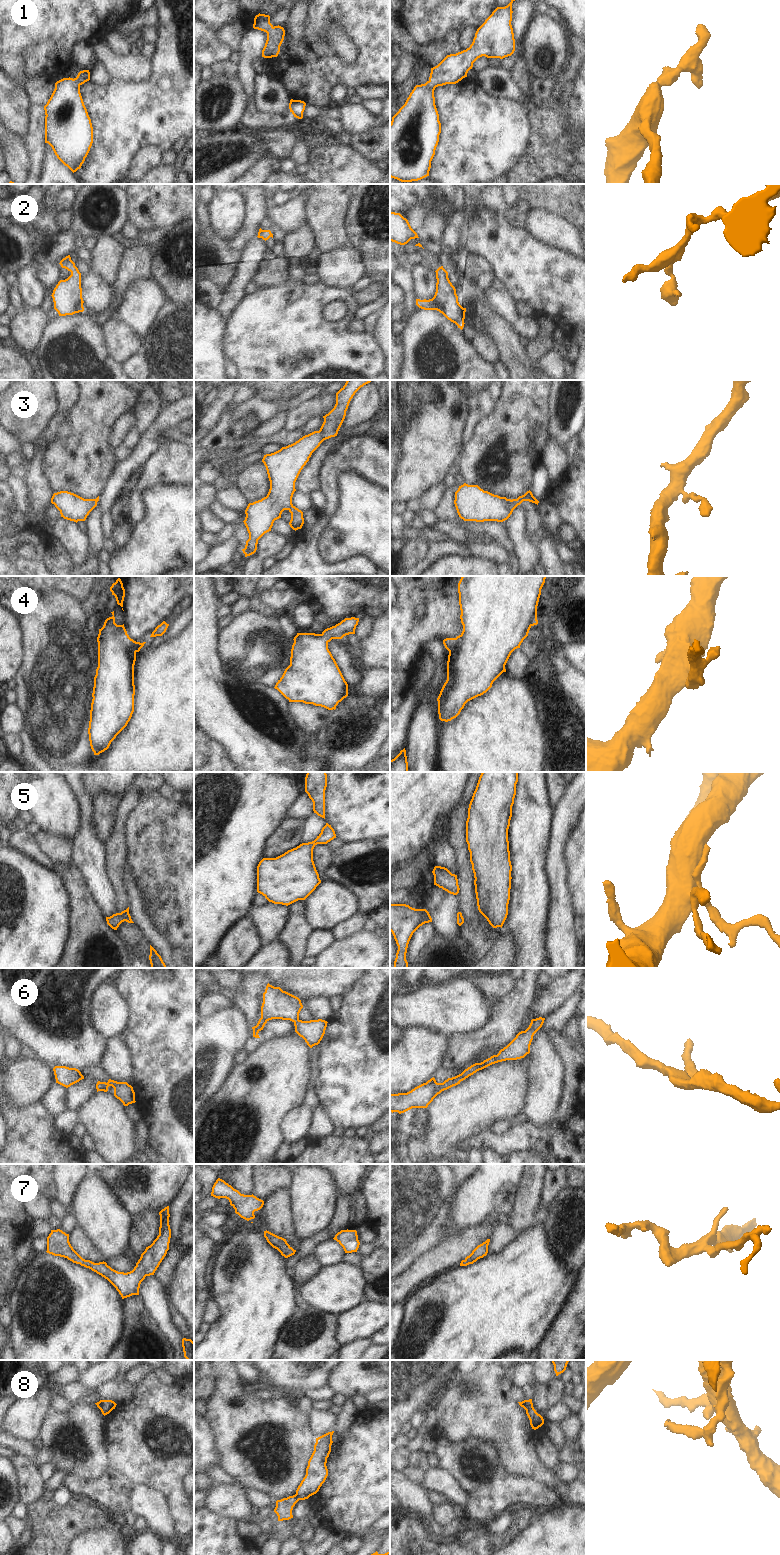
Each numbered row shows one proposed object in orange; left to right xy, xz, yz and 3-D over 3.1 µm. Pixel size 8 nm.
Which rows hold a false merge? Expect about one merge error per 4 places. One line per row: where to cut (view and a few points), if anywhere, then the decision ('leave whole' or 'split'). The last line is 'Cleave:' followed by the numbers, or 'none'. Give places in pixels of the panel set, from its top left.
1: cut none; leave whole
2: cut none; leave whole
3: cut none; leave whole
4: cut none; leave whole
5: cut none; leave whole
6: cut none; leave whole
7: cut none; leave whole
8: cut xz (295, 1494), (300, 1499); split
Cleave: 8

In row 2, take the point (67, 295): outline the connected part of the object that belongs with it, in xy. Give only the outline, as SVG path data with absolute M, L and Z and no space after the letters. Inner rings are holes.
M70 255L63 258L59 264L62 268L70 271L71 275L65 280L60 280L54 288L51 295L54 309L58 312L59 316L83 312L84 301L82 298L81 273L71 260Z

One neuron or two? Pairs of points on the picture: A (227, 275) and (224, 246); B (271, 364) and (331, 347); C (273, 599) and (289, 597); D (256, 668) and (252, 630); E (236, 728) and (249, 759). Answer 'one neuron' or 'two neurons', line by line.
A: one neuron
B: one neuron
C: one neuron
D: one neuron
E: one neuron

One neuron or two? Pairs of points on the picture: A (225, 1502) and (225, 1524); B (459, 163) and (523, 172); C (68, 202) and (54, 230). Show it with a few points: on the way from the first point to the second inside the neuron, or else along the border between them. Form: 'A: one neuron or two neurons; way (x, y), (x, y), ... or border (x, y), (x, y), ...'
A: two neurons; border (205, 1506), (215, 1513), (226, 1515), (236, 1520)
B: two neurons; border (523, 152), (519, 160), (506, 173)
C: one neuron; way (61, 207), (54, 214), (54, 223)

